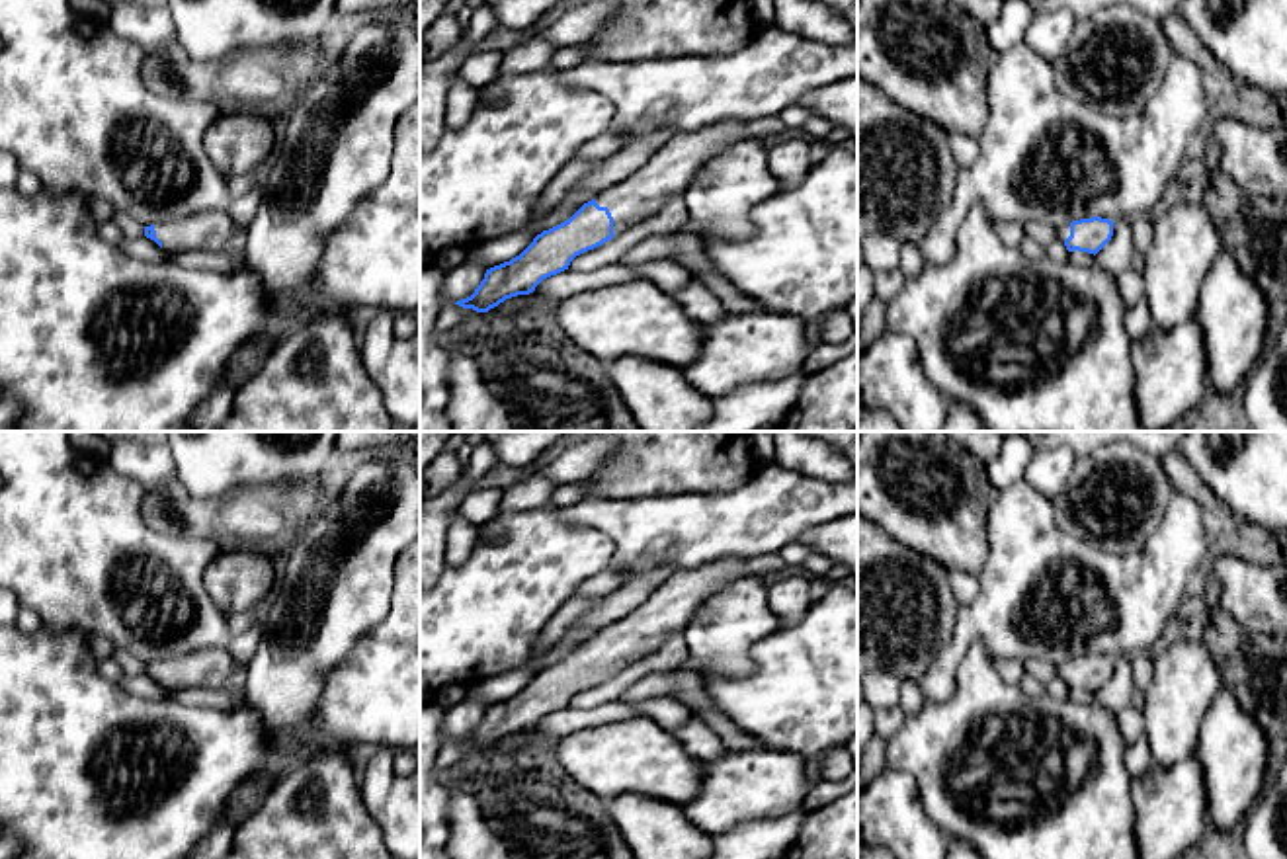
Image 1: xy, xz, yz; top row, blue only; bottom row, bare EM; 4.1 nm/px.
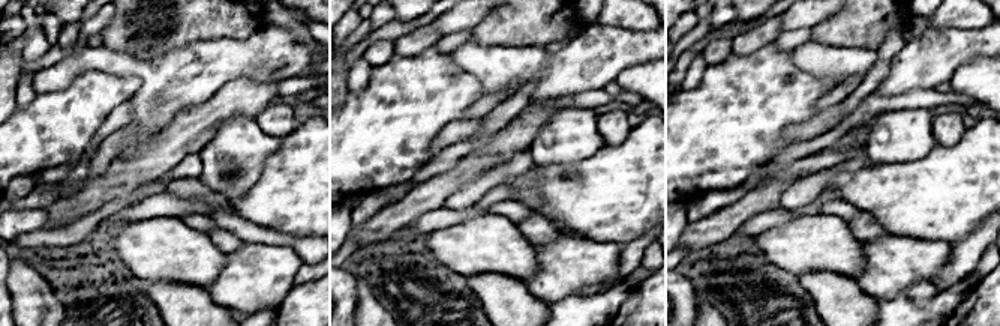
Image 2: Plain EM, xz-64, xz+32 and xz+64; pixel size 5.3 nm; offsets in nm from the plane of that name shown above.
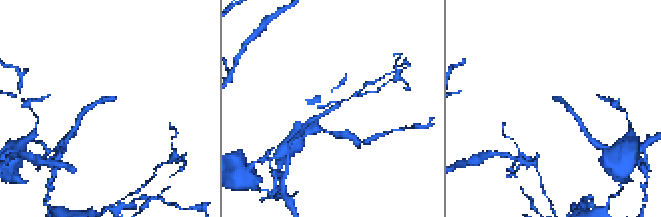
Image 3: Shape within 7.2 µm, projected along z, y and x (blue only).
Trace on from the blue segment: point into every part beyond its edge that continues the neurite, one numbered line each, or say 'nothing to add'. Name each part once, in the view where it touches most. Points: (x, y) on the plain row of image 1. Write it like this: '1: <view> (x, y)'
nothing to add

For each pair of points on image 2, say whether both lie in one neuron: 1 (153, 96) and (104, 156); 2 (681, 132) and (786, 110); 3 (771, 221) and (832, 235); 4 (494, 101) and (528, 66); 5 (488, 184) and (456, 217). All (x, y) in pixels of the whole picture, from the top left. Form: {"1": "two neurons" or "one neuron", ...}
{"1": "two neurons", "2": "one neuron", "3": "two neurons", "4": "two neurons", "5": "two neurons"}

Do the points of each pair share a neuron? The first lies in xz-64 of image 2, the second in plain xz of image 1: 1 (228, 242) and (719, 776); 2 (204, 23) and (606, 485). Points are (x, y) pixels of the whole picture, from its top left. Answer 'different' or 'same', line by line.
1: different
2: same

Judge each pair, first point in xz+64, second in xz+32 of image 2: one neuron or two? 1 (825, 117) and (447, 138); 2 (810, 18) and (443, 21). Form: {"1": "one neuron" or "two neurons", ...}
{"1": "one neuron", "2": "one neuron"}

